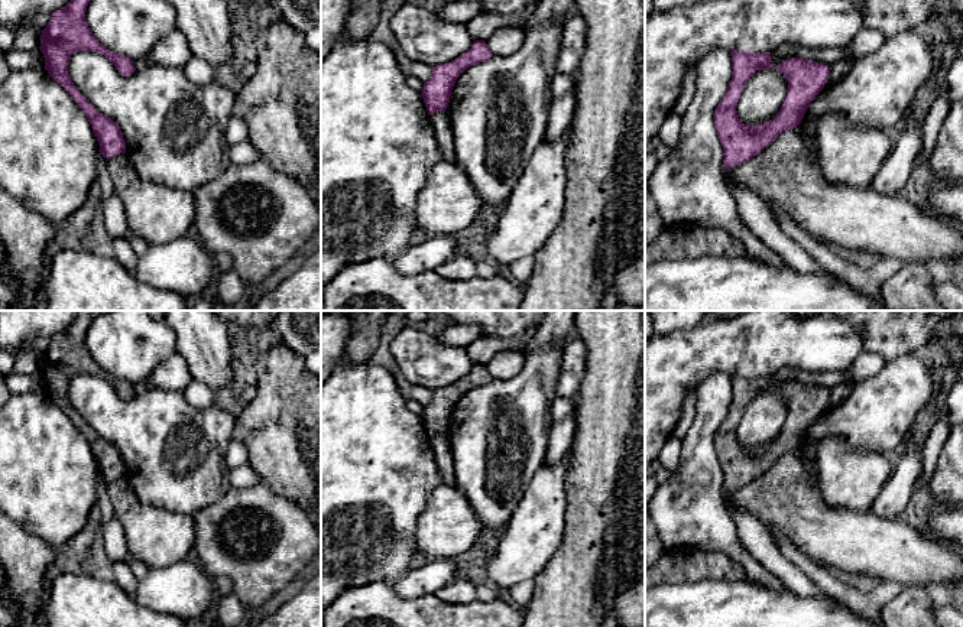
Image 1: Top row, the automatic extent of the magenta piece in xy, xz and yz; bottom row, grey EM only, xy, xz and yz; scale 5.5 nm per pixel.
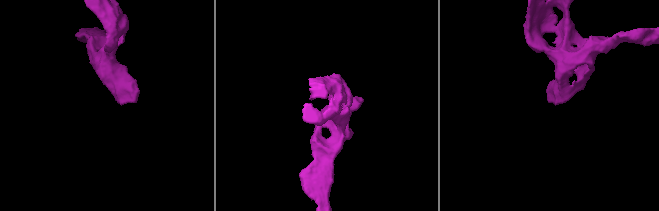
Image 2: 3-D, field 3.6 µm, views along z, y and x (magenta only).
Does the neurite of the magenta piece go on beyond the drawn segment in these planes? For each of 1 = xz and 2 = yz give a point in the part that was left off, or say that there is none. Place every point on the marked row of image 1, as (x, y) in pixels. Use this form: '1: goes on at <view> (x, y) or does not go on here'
1: does not go on here
2: does not go on here

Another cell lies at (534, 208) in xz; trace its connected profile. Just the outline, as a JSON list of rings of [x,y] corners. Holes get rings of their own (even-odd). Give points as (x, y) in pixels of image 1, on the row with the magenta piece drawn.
[[[570,129],[557,140],[542,142],[532,155],[523,175],[505,201],[495,228],[482,234],[487,250],[497,261],[510,266],[521,257],[534,256],[552,234],[562,217],[565,204],[565,150]]]

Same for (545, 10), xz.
[[[541,0],[526,20],[523,30],[538,27],[552,19],[564,16],[573,4],[574,0]]]

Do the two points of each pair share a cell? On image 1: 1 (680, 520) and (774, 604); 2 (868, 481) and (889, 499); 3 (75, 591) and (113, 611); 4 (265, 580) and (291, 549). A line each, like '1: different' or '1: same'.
1: different
2: different
3: same
4: same

